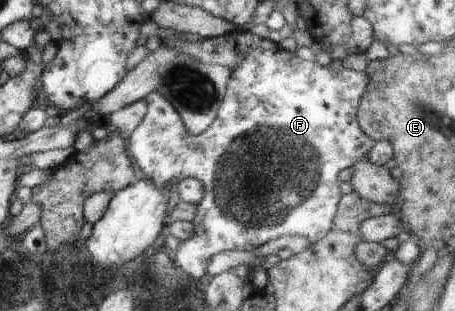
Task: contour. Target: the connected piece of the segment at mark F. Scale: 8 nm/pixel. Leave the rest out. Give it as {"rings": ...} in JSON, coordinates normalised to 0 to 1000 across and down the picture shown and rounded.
{"rings":[[[521,93],[490,116],[455,119],[429,138],[400,125],[398,119],[400,106],[387,106],[374,96],[365,103],[356,129],[358,138],[365,141],[365,151],[385,174],[422,174],[453,206],[497,212],[508,228],[508,244],[499,260],[497,299],[479,347],[475,383],[451,424],[433,437],[415,431],[400,399],[398,370],[385,354],[385,344],[376,341],[376,331],[356,302],[341,293],[316,315],[323,331],[323,360],[314,386],[305,395],[305,405],[297,412],[279,450],[277,479],[288,508],[292,508],[292,521],[301,524],[299,534],[310,543],[310,553],[314,553],[330,582],[349,595],[360,614],[371,611],[367,598],[369,588],[385,579],[385,572],[393,572],[393,566],[398,566],[400,576],[411,569],[431,572],[446,595],[448,627],[431,662],[429,701],[422,707],[426,720],[424,752],[402,778],[396,778],[389,801],[376,814],[380,839],[387,842],[393,865],[402,868],[407,887],[420,891],[422,900],[429,900],[435,913],[437,897],[455,881],[453,862],[462,830],[479,810],[490,810],[490,804],[525,804],[525,810],[543,804],[543,810],[552,810],[565,801],[567,791],[582,785],[582,778],[591,778],[596,768],[604,772],[607,762],[618,759],[618,752],[670,759],[679,778],[701,781],[727,740],[730,707],[734,704],[743,650],[754,627],[745,601],[747,582],[741,559],[745,559],[749,547],[767,540],[767,534],[776,537],[782,521],[807,514],[811,486],[824,463],[824,453],[793,418],[782,376],[791,315],[807,289],[807,238],[802,232],[787,235],[758,215],[754,215],[754,225],[730,238],[727,225],[721,225],[716,212],[703,209],[701,199],[664,190],[651,170],[620,158],[613,141],[591,125],[569,119],[569,113],[558,113],[547,100]]]}

